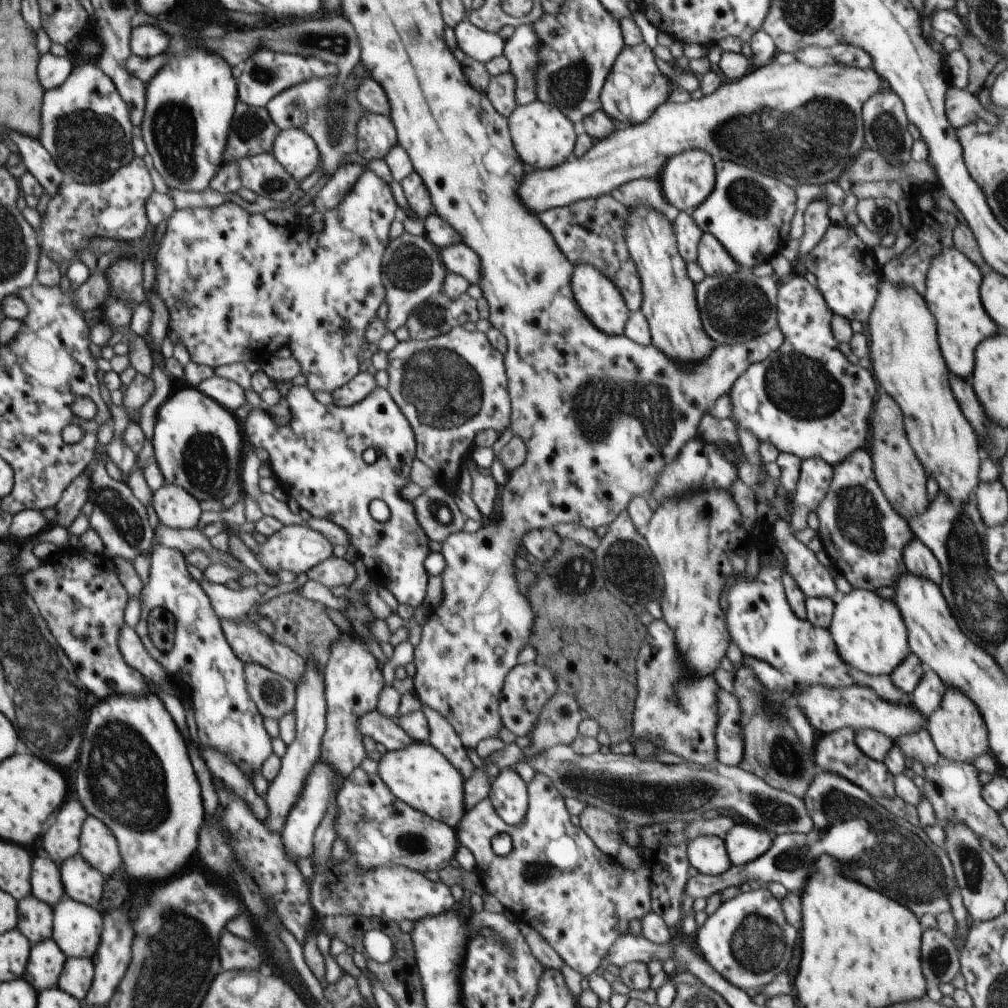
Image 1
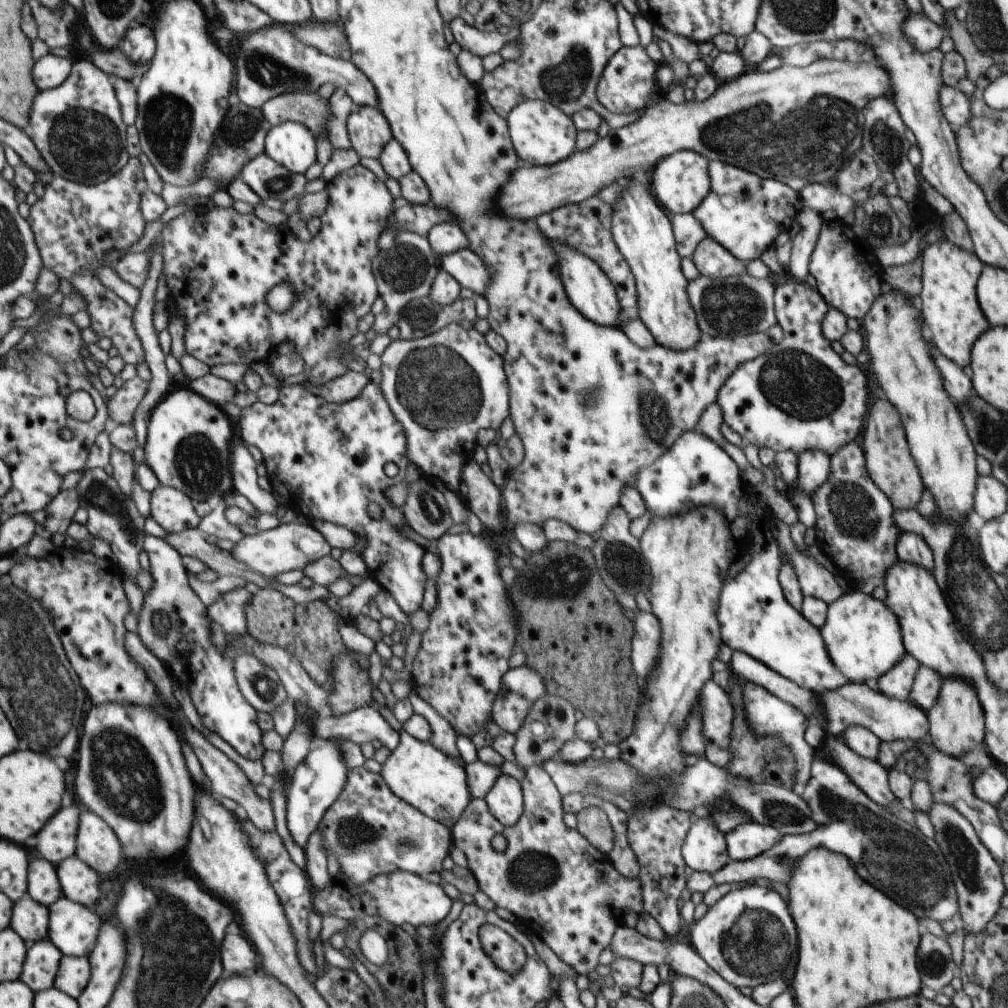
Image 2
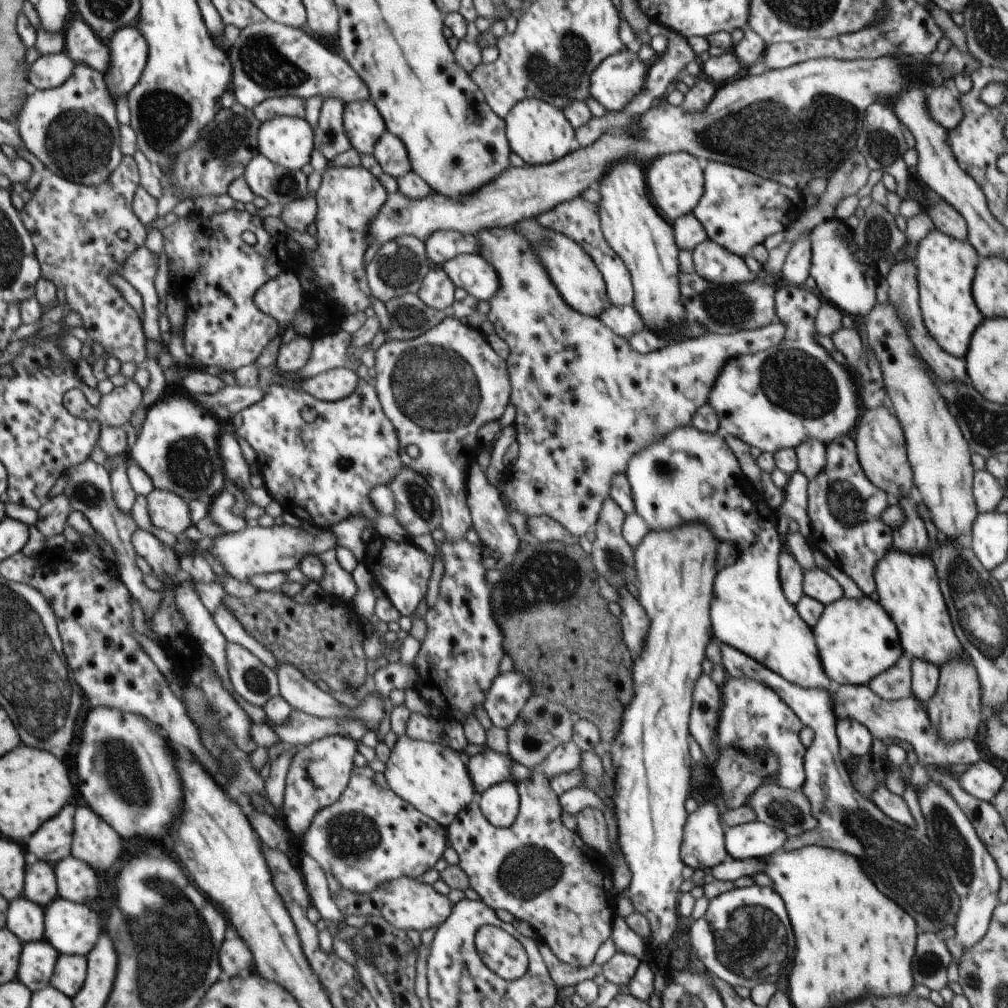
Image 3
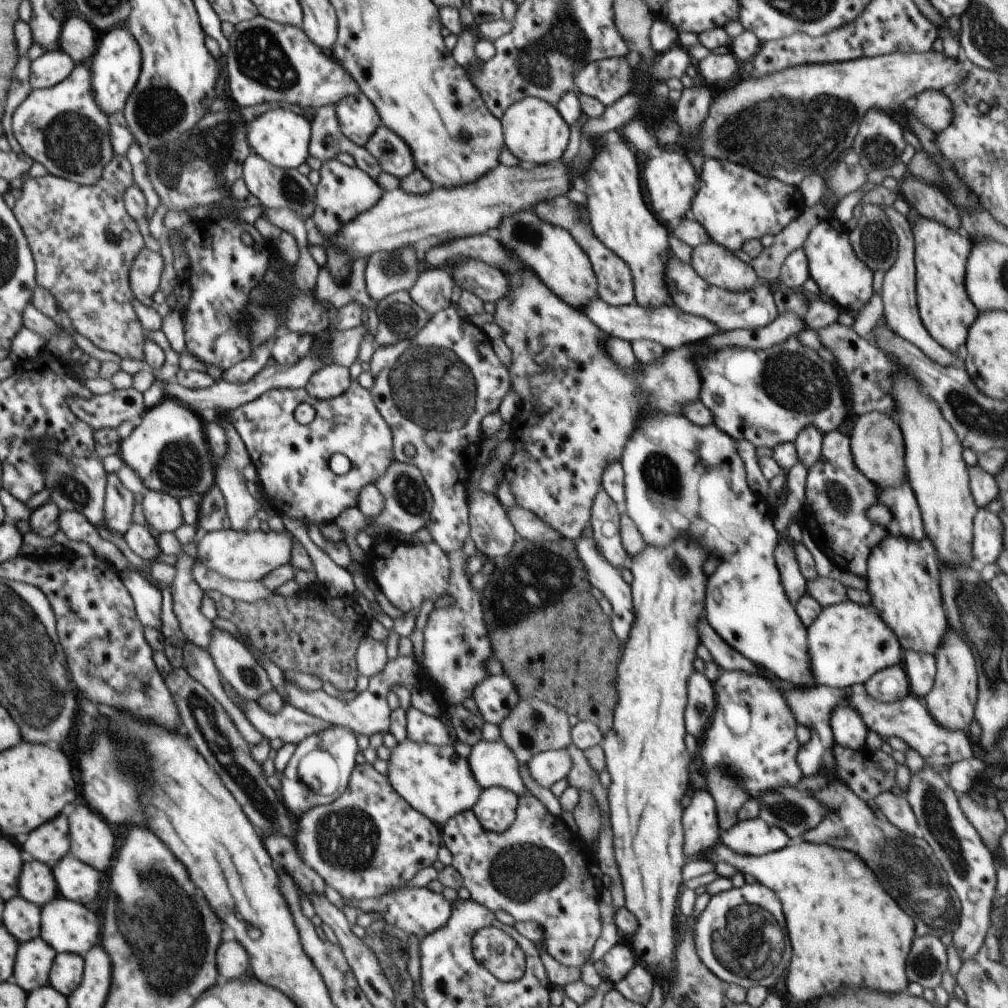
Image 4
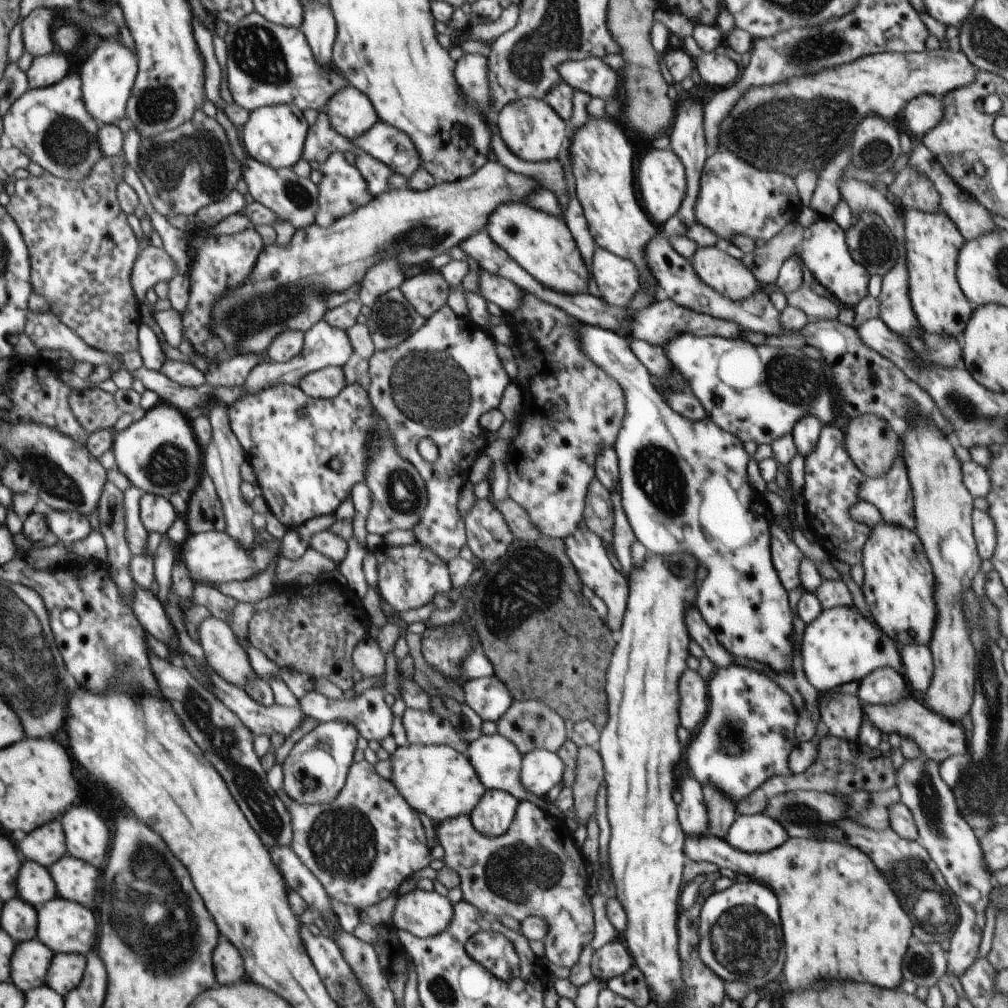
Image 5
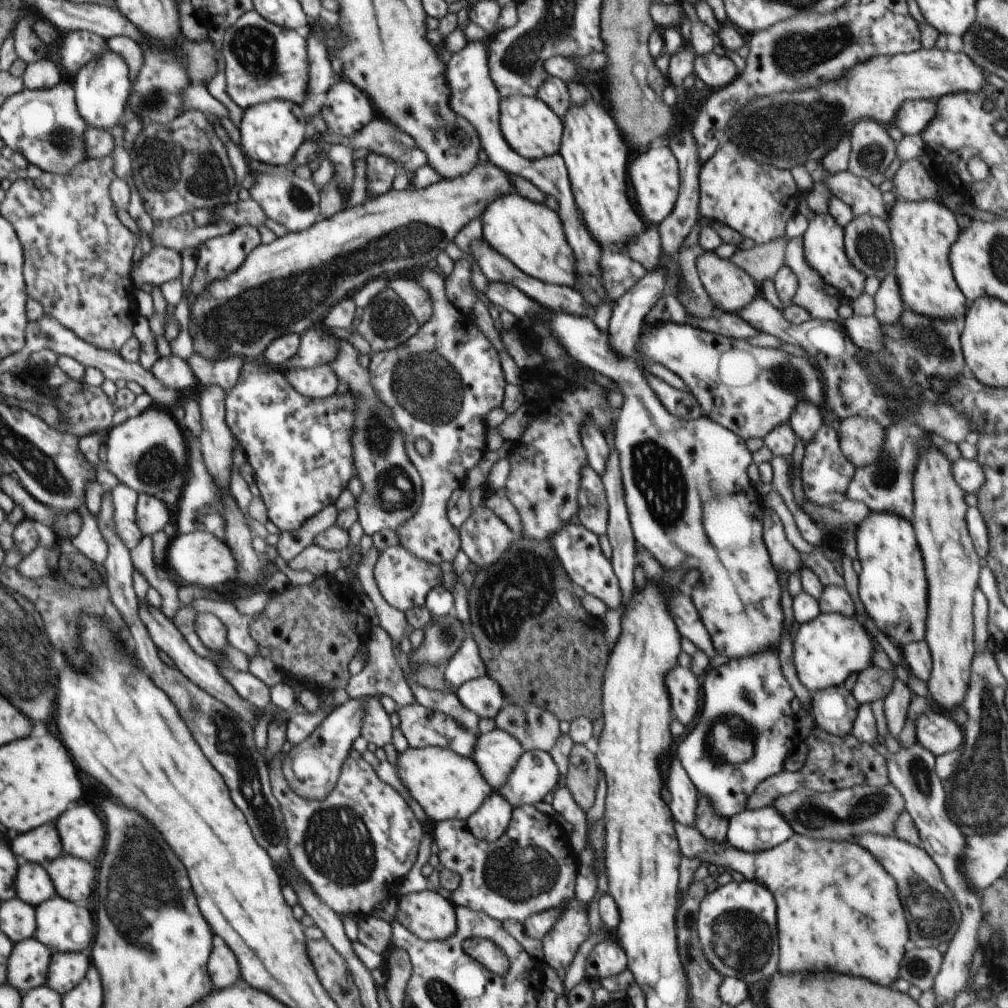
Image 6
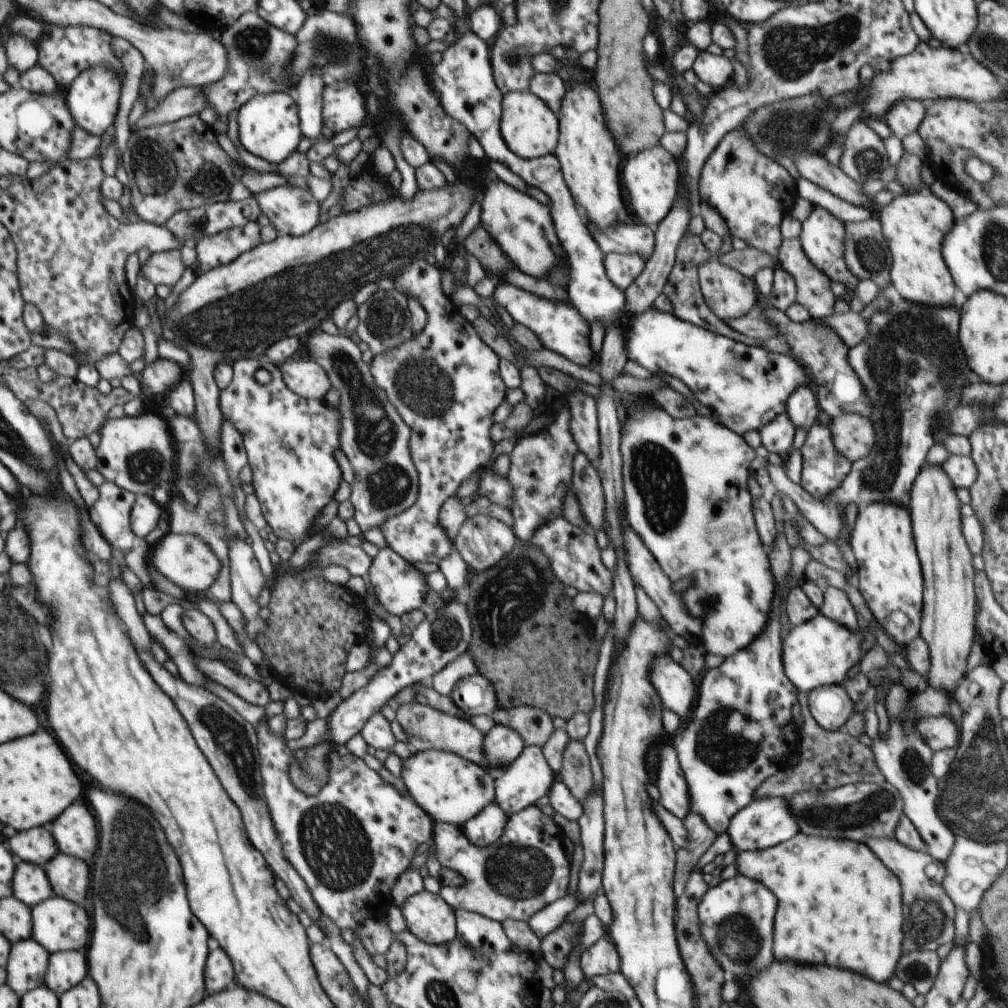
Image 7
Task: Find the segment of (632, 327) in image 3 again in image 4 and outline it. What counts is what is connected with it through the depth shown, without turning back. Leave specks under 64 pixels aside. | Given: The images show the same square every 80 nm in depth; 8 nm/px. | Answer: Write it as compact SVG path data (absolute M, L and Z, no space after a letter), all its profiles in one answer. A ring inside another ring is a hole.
M596 298L592 302L588 302L587 306L576 308L582 314L586 314L600 331L605 334L623 339L632 343L634 340L652 340L660 344L666 351L678 350L682 346L691 344L692 342L704 341L714 334L722 332L714 322L693 316L682 312L680 308L674 306L660 306L660 308L642 308L637 303L618 307L610 305Z

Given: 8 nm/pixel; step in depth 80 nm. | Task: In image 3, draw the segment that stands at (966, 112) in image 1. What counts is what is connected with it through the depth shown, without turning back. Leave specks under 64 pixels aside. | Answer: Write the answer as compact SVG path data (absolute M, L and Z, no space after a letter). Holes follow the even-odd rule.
M946 83L935 84L929 88L927 94L927 105L931 115L947 131L956 128L965 115L957 96L958 93Z

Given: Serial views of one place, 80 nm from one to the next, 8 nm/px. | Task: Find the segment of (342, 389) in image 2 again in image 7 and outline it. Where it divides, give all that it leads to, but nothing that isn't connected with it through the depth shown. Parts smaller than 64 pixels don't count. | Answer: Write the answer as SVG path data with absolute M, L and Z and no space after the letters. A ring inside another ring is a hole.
M302 358L288 359L279 366L288 388L305 399L324 399L333 386L324 368Z

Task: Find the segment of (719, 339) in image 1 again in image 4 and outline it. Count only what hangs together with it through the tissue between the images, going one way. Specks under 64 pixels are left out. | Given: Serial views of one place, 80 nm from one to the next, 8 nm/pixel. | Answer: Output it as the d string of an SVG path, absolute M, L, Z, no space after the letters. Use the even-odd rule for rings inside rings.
M668 250L664 280L668 286L668 296L677 308L686 314L700 316L700 318L714 322L720 330L725 332L735 329L760 330L779 316L773 293L770 292L768 284L759 282L750 292L722 290L722 288L707 284L705 279L696 274L691 264L680 262L671 250Z

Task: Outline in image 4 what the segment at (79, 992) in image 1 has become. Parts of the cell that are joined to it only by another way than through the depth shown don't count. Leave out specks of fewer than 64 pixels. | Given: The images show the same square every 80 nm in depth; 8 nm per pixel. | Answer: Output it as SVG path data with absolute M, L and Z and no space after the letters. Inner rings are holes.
M57 953L49 984L67 997L84 982L85 957L72 953Z

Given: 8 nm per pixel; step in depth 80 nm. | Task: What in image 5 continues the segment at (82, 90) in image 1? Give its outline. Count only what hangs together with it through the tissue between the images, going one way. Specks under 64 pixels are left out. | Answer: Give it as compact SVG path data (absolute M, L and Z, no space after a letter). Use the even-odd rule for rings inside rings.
M77 67L61 83L27 90L14 101L2 121L3 134L10 138L13 147L61 179L84 180L103 158L96 138L99 126L82 100L82 79Z

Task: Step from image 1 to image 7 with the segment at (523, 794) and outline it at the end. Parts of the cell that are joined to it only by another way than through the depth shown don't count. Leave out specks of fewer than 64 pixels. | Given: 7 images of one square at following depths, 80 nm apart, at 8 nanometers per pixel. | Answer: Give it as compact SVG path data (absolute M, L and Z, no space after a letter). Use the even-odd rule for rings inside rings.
M494 800L462 825L463 834L472 844L487 847L503 835L508 819L509 816Z

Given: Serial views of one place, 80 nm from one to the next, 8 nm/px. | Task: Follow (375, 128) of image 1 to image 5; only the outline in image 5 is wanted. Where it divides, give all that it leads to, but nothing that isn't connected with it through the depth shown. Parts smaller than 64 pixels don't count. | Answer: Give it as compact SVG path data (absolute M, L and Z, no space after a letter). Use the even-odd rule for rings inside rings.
M351 85L338 90L323 111L328 116L330 126L349 140L364 134L379 120L368 96Z

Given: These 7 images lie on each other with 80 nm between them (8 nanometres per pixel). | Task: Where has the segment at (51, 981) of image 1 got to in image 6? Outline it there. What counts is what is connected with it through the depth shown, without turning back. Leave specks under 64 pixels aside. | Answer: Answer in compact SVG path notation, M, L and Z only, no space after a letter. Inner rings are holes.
M36 938L23 940L14 947L9 960L8 984L21 993L22 998L35 988L48 985L52 950Z

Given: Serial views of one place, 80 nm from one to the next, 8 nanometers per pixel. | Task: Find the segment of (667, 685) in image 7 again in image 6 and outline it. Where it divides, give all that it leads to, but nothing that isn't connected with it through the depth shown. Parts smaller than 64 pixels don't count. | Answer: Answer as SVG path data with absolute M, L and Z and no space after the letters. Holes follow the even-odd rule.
M674 668L668 678L666 678L666 684L668 684L668 692L670 692L670 700L672 700L672 710L674 710L674 716L684 724L688 726L696 714L698 714L698 698L700 698L700 684L696 680L696 676L688 670L688 668Z

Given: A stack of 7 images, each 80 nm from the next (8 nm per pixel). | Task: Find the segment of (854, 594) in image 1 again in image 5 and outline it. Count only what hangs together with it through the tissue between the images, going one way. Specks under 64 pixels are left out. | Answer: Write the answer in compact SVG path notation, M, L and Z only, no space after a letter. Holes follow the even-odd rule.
M854 605L850 608L824 608L813 622L804 626L803 633L800 648L802 668L818 693L836 690L850 682L860 682L870 672L883 667L890 667L901 674L904 672L900 649Z

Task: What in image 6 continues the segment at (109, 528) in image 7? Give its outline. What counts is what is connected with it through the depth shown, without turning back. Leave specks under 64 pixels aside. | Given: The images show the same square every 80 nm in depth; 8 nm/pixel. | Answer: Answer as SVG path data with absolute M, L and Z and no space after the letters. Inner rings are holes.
M120 484L110 489L113 500L114 522L117 535L121 541L132 550L136 548L143 532L137 525L137 496L139 495L133 488Z

